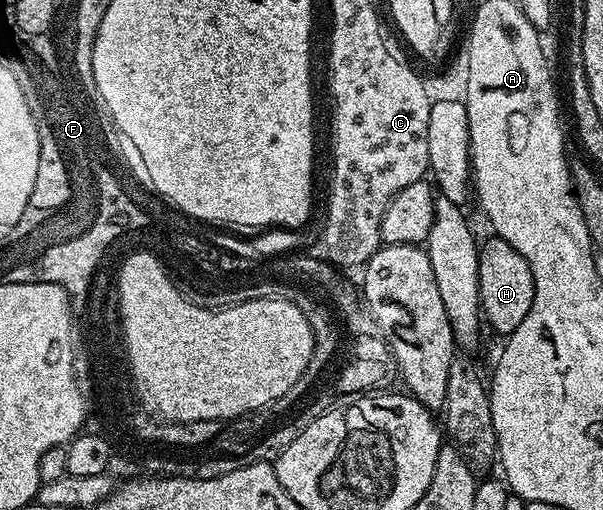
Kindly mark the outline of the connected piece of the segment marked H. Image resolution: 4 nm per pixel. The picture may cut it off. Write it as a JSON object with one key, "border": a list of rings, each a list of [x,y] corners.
{"border":[[[491,237],[479,244],[478,277],[480,278],[480,309],[483,318],[501,337],[507,337],[526,321],[526,313],[534,305],[536,282],[530,273],[530,265],[510,241]]]}

